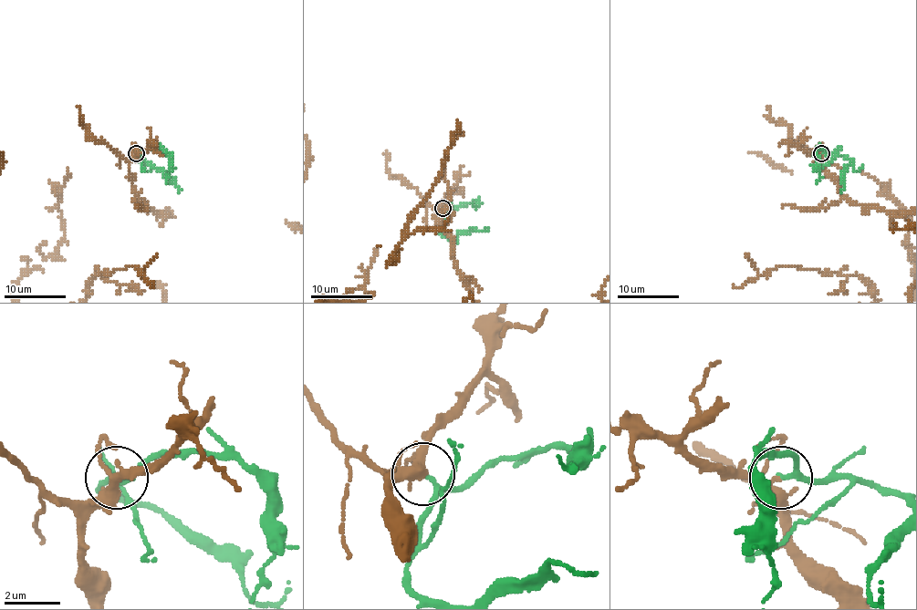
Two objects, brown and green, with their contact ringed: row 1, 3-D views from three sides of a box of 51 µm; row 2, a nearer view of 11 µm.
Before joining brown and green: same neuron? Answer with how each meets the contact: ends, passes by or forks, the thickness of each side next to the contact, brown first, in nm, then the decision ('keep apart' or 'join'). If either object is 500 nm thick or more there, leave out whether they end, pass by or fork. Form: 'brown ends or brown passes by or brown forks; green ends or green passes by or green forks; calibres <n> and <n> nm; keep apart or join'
brown forks; green passes by; calibres 200 and 160 nm; keep apart

